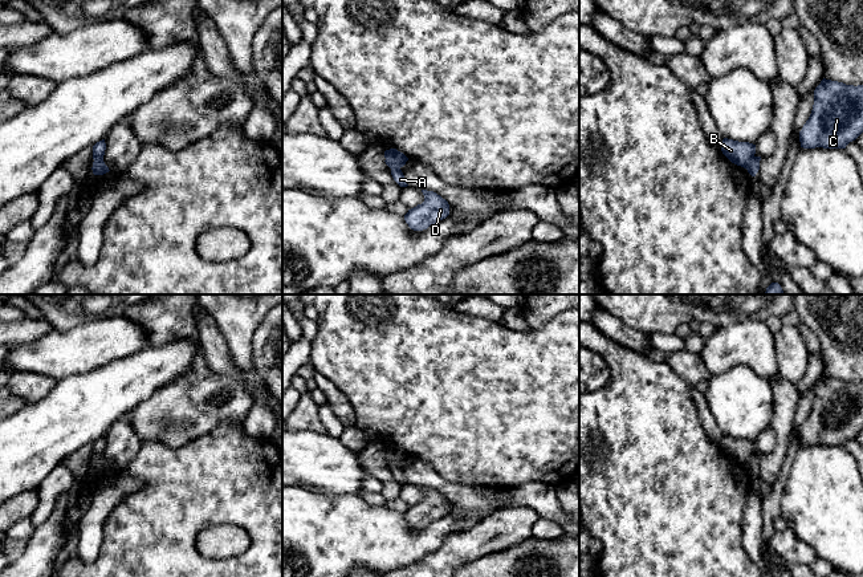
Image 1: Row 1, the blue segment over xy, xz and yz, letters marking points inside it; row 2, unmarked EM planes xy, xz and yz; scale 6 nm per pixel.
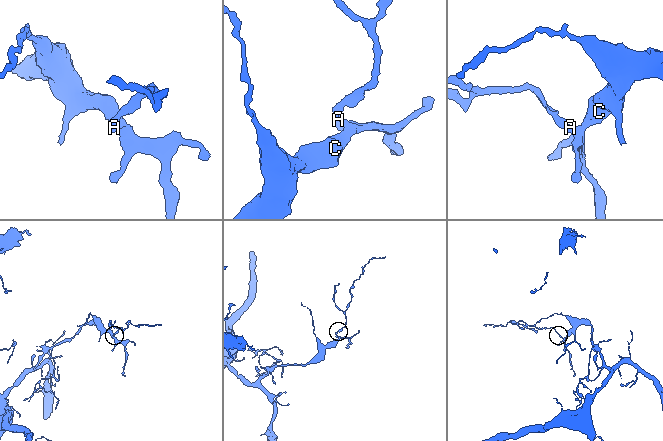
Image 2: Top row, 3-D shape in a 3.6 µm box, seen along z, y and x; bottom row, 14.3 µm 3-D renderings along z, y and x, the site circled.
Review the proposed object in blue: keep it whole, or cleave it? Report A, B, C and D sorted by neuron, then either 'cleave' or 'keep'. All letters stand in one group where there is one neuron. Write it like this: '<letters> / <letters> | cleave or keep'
A C D / B | cleave

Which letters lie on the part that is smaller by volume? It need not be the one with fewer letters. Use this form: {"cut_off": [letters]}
{"cut_off": ["B"]}

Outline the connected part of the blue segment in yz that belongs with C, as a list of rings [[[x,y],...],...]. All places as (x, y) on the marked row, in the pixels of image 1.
[[[823,78],[814,90],[811,114],[802,130],[803,149],[846,149],[863,133],[863,85]]]

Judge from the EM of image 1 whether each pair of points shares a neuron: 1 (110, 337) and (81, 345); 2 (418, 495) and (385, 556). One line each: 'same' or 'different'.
1: same
2: different

